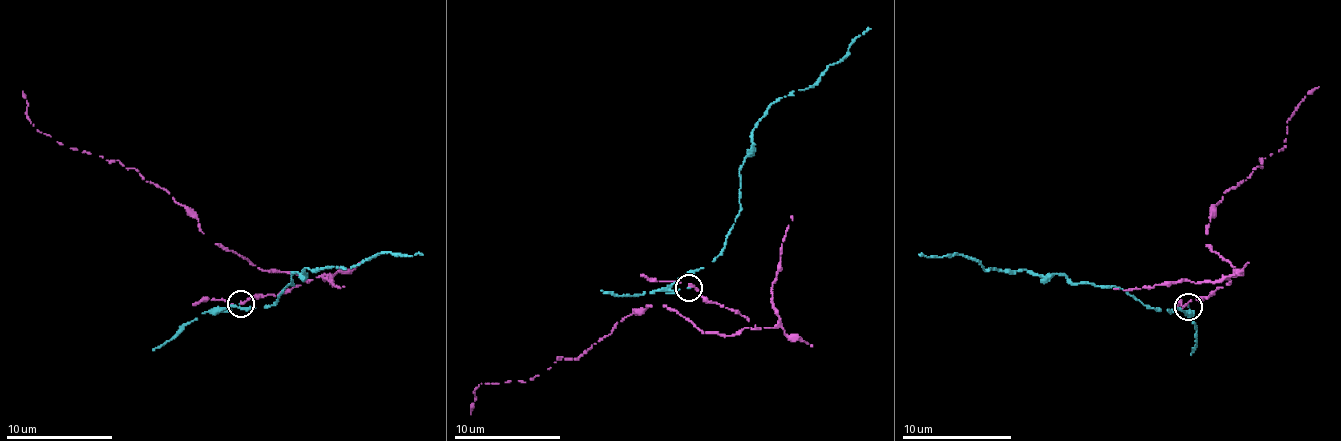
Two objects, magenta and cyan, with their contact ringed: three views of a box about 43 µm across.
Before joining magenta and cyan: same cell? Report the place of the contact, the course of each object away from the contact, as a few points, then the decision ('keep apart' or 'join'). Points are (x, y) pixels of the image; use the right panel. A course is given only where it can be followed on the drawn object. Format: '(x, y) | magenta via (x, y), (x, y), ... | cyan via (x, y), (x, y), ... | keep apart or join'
(1188, 306) | magenta via (1186, 306), (1238, 273), (1205, 245), (1211, 210), (1263, 157), (1285, 146), (1296, 108), (1318, 86) | cyan via (1189, 306), (1191, 314), (1145, 306), (1114, 286), (1070, 284), (1057, 273), (982, 270), (955, 253), (919, 253) | keep apart

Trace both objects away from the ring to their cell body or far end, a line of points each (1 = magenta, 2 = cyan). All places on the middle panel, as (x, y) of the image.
1: (689, 286), (753, 328), (705, 333), (649, 304), (585, 352), (524, 381), (484, 384), (471, 413)
2: (689, 288), (671, 286), (713, 262), (724, 246), (756, 123), (774, 102), (817, 81), (870, 28)

